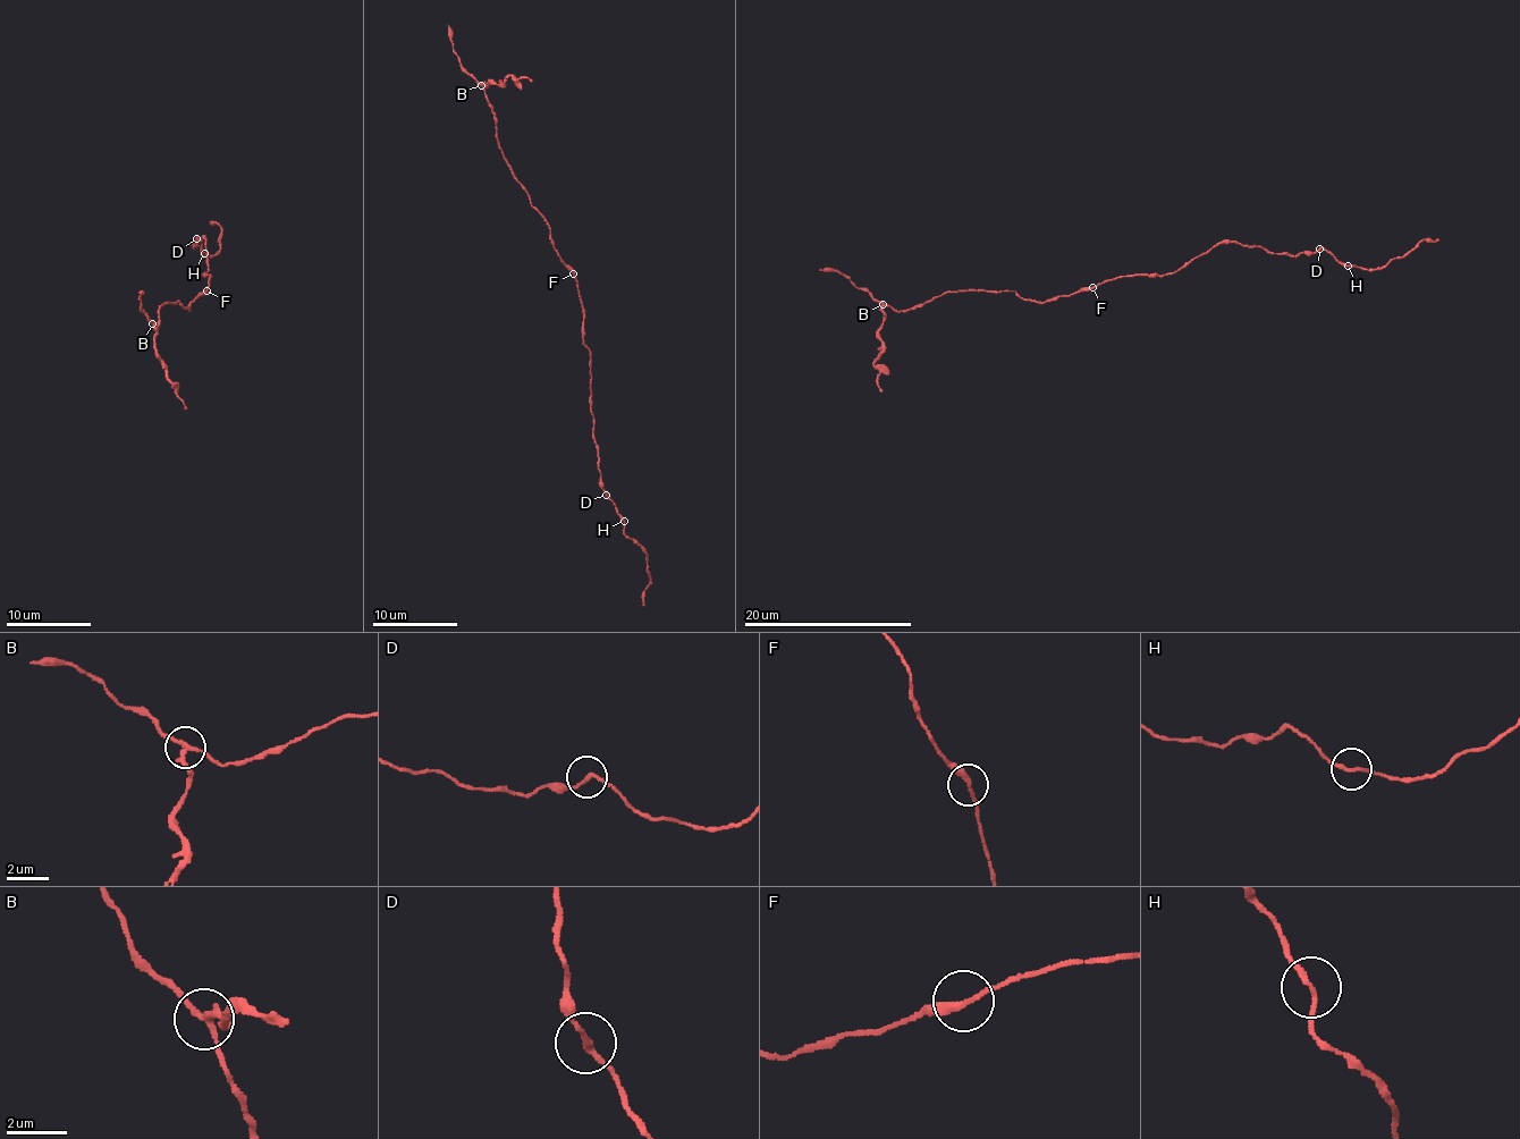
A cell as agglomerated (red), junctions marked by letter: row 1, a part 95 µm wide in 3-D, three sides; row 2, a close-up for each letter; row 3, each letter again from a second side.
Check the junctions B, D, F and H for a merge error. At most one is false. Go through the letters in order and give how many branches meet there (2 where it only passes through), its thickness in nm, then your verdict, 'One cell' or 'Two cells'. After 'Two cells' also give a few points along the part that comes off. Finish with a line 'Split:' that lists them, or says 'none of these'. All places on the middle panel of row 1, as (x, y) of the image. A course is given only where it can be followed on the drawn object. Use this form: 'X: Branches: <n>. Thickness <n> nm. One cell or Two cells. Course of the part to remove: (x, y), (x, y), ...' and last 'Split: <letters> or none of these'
B: Branches: 3. Thickness 200 nm. Two cells. Course of the part to remove: (482, 84), (499, 85), (513, 77), (532, 81)
D: Branches: 2. Thickness 190 nm. One cell
F: Branches: 2. Thickness 240 nm. One cell
H: Branches: 2. Thickness 160 nm. One cell
Split: B

